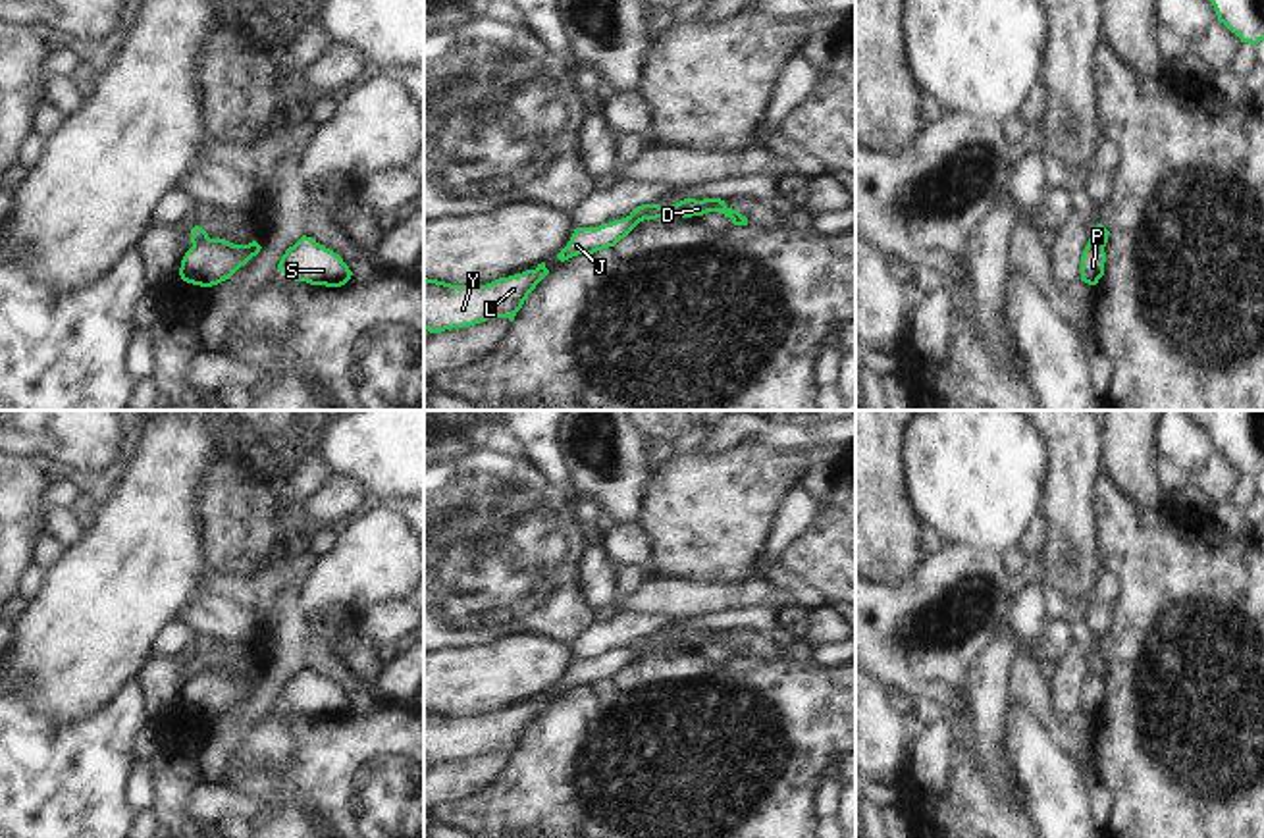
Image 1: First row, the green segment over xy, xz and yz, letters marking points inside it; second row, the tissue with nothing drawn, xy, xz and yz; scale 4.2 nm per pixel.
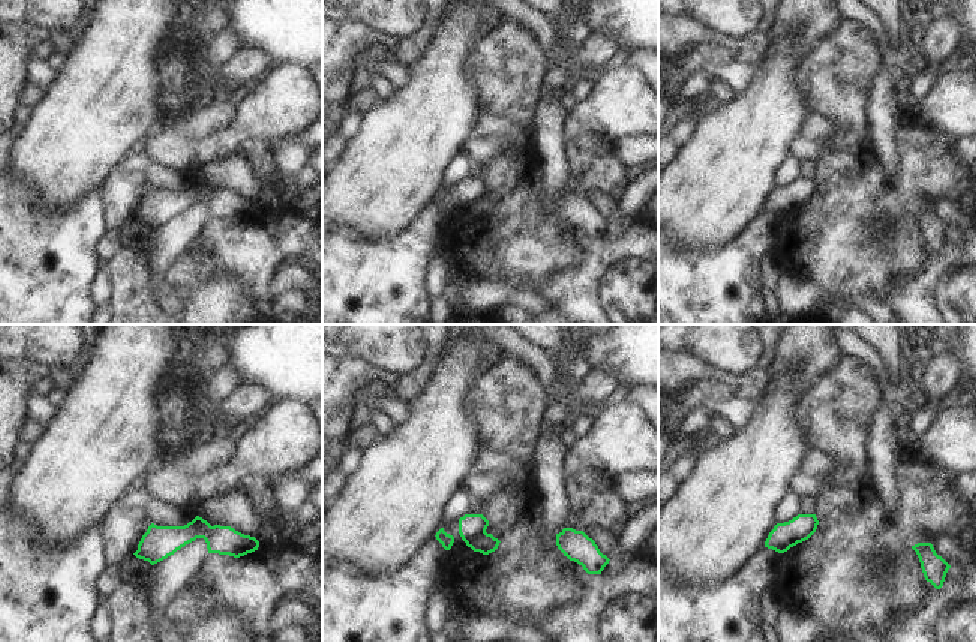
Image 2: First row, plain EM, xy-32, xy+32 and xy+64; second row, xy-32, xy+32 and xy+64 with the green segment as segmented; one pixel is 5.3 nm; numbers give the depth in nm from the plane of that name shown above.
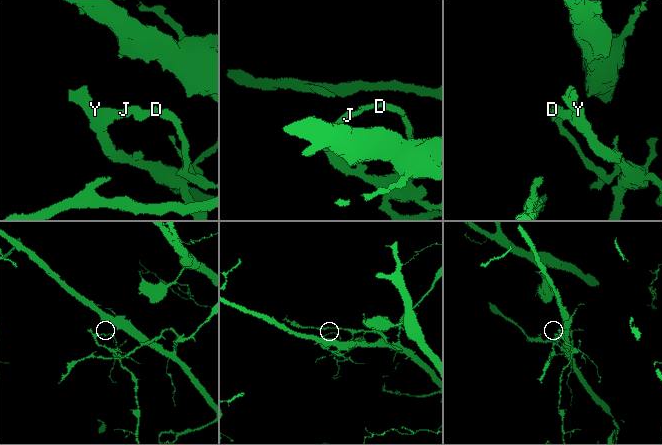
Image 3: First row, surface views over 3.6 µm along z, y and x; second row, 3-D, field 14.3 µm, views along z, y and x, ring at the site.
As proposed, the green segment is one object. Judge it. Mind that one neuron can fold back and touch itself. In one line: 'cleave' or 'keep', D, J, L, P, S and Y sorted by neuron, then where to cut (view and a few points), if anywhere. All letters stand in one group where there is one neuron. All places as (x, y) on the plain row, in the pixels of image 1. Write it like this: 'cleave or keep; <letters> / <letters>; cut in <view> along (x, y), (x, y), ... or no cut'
cleave; D P S / J L Y; cut in yz along (1091, 669), (1103, 679)

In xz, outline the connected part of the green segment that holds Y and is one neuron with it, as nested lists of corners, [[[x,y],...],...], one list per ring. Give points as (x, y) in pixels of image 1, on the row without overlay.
[[[545,694],[487,717],[451,717],[424,709],[424,761],[468,759],[487,749],[514,751],[528,726],[549,705]]]

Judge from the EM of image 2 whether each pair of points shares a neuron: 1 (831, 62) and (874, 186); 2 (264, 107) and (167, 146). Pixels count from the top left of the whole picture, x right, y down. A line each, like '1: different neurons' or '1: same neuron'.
1: same neuron
2: same neuron

